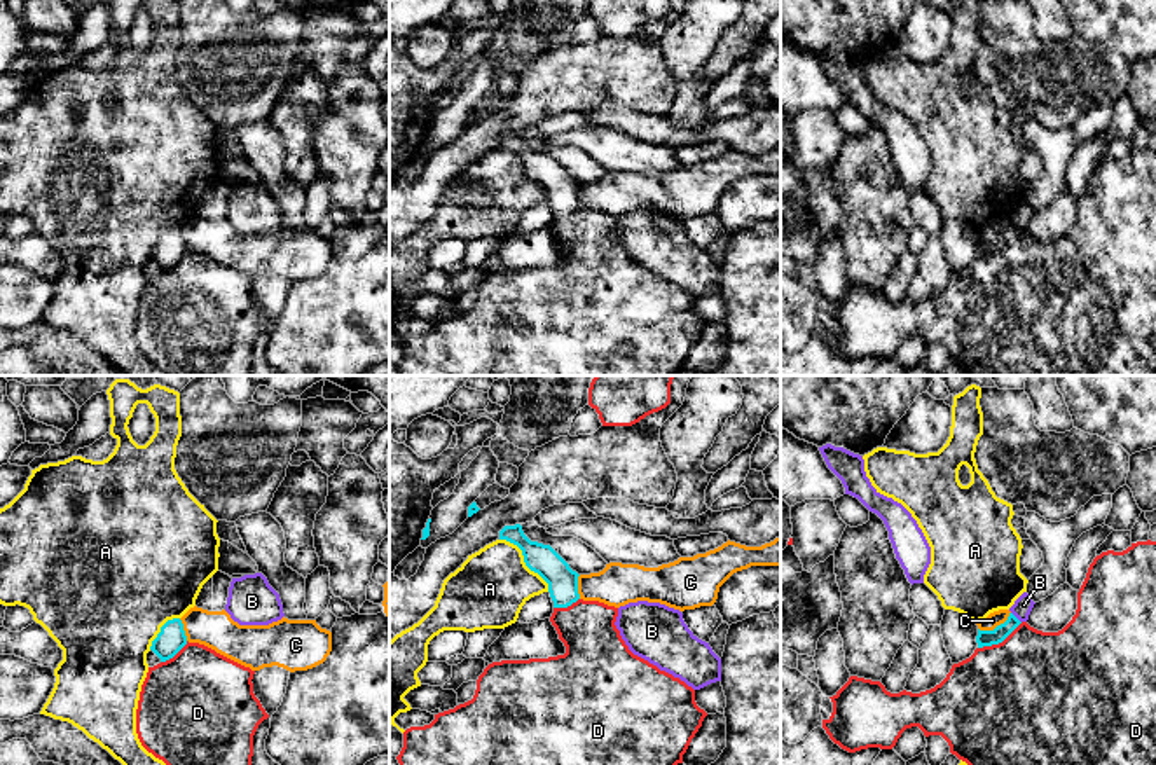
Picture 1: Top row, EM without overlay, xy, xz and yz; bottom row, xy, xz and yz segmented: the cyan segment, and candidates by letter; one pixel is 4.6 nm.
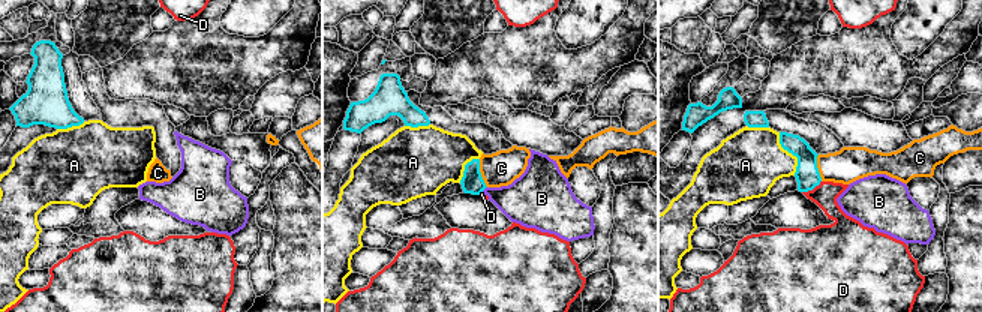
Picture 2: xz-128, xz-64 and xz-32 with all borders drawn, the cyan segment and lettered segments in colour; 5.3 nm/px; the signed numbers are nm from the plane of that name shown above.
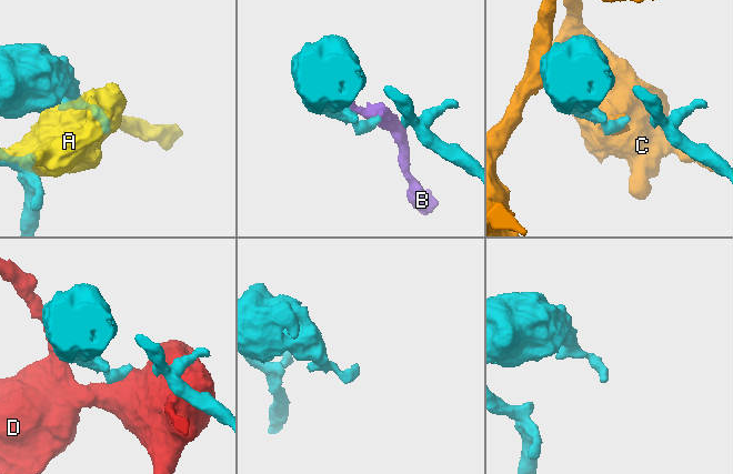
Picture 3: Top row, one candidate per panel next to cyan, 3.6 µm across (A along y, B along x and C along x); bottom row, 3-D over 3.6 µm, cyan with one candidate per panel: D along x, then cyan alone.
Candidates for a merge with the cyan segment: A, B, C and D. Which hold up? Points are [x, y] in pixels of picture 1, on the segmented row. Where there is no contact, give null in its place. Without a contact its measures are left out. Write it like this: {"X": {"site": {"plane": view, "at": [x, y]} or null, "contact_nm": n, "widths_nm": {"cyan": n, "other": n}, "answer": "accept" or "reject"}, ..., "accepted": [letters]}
{"A": {"site": {"plane": "xz", "at": [524, 561]}, "contact_nm": 340, "widths_nm": {"cyan": 140, "other": 340}, "answer": "reject"}, "B": {"site": {"plane": "yz", "at": [1015, 617]}, "contact_nm": 70, "widths_nm": {"cyan": 80, "other": 90}, "answer": "reject"}, "C": {"site": {"plane": "yz", "at": [997, 626]}, "contact_nm": 170, "widths_nm": {"cyan": 80, "other": 70}, "answer": "reject"}, "D": {"site": {"plane": "yz", "at": [999, 641]}, "contact_nm": 240, "widths_nm": {"cyan": 80, "other": 480}, "answer": "reject"}, "accepted": []}

